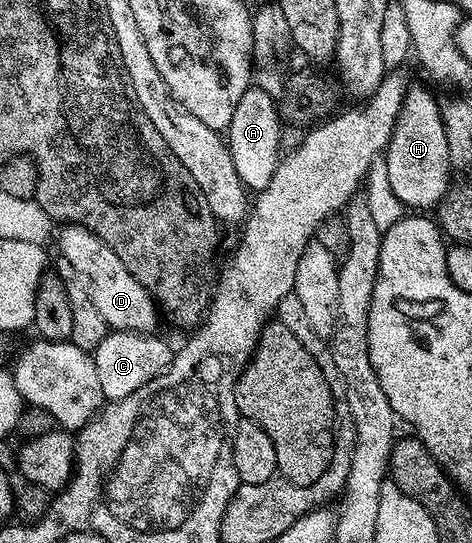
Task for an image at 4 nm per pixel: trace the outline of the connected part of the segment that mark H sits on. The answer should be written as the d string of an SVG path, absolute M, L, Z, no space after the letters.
M417 85L410 86L401 102L397 124L383 152L383 162L391 189L405 209L436 208L451 191L449 146L442 112L442 104L433 100L432 93Z

